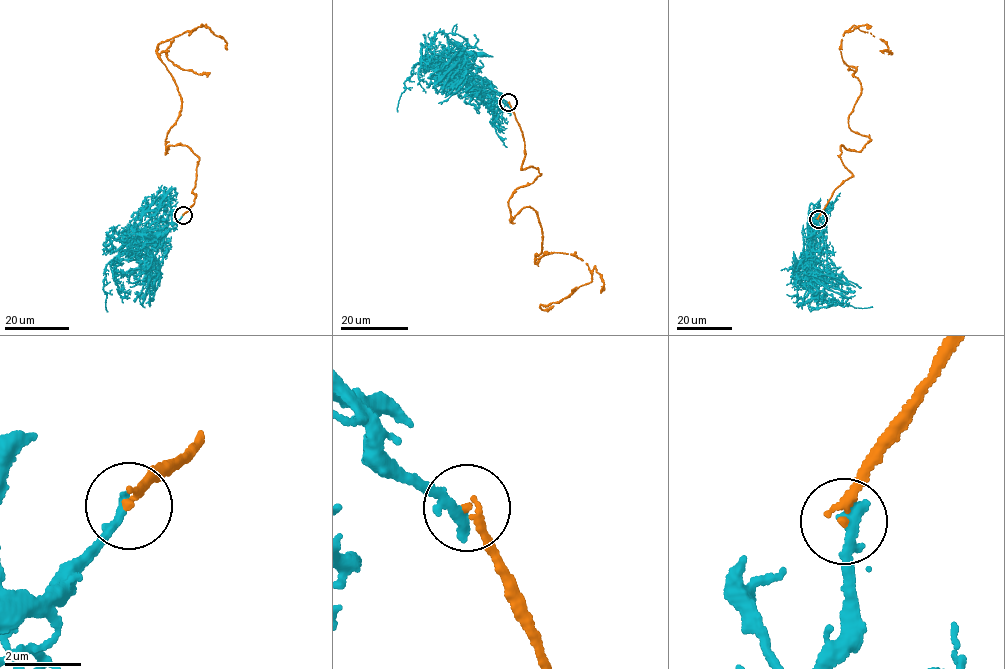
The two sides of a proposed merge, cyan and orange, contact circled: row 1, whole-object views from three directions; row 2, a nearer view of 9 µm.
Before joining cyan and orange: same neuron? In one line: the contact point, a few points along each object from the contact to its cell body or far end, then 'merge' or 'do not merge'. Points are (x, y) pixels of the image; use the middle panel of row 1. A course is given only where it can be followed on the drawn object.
at (508, 102); cyan runs (508, 102), (488, 83), (469, 80), (449, 65), (423, 62), (404, 82), (397, 111); orange runs (508, 102), (541, 175), (510, 221), (535, 211), (536, 263), (574, 254), (592, 279), (539, 306), (577, 286); do not merge

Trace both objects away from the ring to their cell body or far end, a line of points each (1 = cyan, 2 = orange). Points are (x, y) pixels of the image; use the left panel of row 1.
1: (182, 215), (174, 223), (154, 222), (133, 245), (110, 260), (104, 271), (103, 288), (107, 311)
2: (182, 215), (199, 157), (166, 153), (182, 101), (160, 43), (206, 25), (167, 58), (210, 73)

